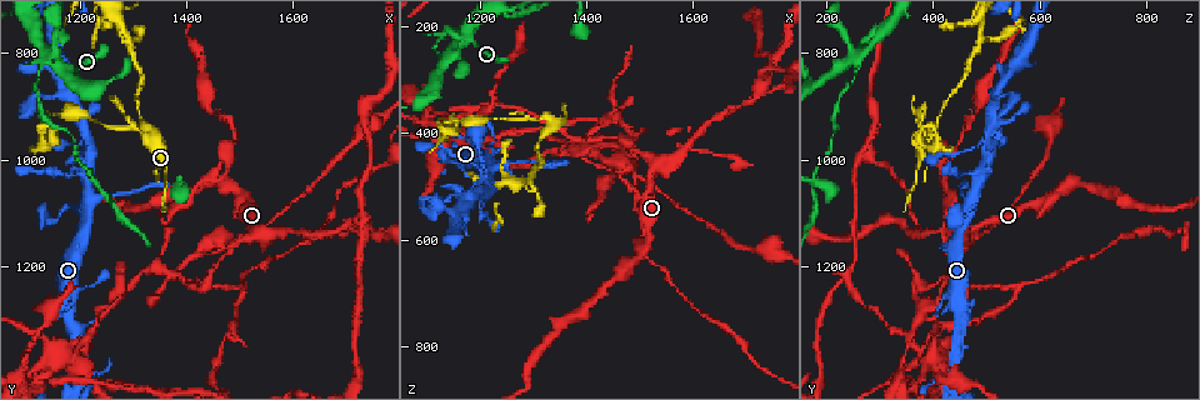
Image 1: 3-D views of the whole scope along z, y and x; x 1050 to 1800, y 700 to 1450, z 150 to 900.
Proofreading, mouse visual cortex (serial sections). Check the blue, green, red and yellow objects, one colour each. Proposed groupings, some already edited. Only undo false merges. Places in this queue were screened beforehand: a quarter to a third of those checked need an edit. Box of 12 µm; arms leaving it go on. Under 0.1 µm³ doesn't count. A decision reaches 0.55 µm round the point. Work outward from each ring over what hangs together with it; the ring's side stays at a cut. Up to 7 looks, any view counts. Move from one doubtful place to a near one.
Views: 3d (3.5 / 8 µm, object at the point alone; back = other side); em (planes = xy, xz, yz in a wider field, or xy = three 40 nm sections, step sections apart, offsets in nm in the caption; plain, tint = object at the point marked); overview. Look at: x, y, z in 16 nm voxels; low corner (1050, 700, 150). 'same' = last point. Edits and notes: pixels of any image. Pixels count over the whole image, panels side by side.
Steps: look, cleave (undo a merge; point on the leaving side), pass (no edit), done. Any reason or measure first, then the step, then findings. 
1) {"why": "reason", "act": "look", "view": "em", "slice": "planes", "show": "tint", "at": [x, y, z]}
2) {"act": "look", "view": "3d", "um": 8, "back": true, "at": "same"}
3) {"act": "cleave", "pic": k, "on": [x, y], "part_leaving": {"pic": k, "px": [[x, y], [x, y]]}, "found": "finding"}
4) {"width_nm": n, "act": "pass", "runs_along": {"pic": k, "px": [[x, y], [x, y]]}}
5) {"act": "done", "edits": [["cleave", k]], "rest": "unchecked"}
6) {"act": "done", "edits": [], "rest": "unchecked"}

{"why": "sudden change in width", "act": "look", "view": "3d", "um": 3.5, "at": [1305, 945, 375]}

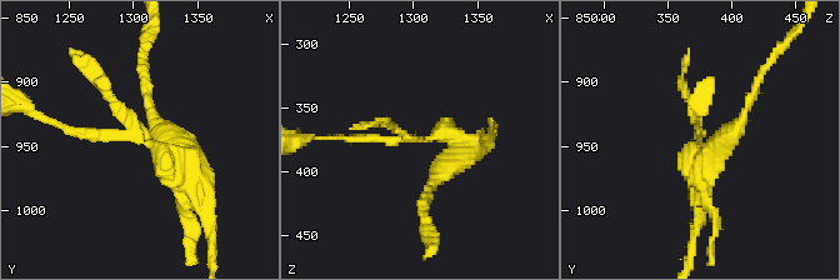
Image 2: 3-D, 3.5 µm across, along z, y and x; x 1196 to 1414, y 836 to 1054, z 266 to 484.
{"why": "shape alone is not enough", "act": "look", "view": "em", "slice": "xy", "step": 3, "show": "tint", "at": [1302, 948, 374]}

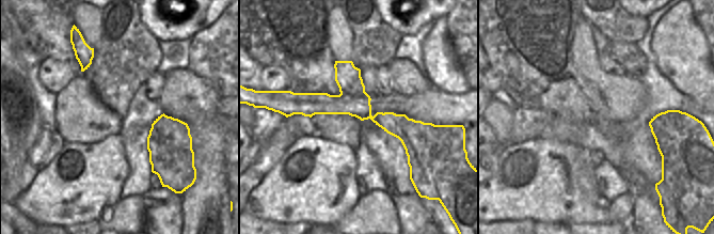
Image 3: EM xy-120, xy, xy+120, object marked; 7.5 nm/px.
{"width_nm": 240, "act": "cleave", "pic": 2, "on": [101, 136], "part_leaving": {"pic": 2, "px": [[141, 143], [80, 135], [34, 116]]}, "found": "two cells meet here"}

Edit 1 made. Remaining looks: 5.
{"act": "look", "view": "overview"}

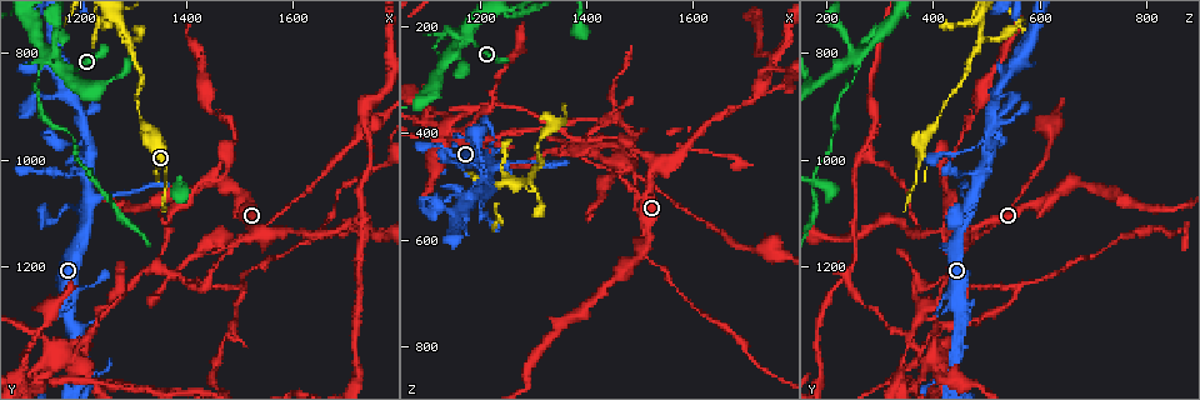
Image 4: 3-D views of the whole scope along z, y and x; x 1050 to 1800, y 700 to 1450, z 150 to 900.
{"act": "look", "view": "3d", "um": 3.5, "at": [1220, 1090, 465]}

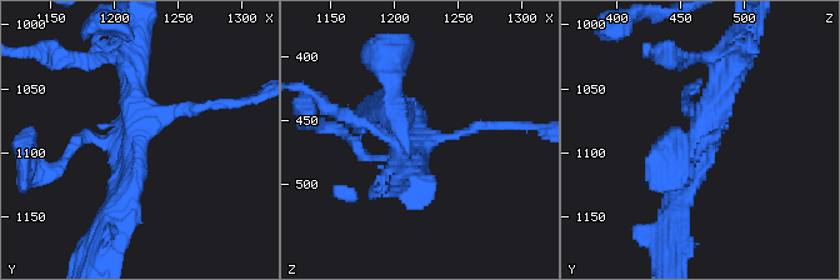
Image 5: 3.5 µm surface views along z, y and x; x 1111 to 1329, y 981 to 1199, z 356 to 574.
{"act": "pass", "runs_along": {"pic": 5, "px": [[675, 214], [679, 180], [730, 65]]}, "found": "one cell here"}

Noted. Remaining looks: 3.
{"why": "abrupt turn", "act": "look", "view": "3d", "um": 3.5, "at": [1460, 1155, 445]}

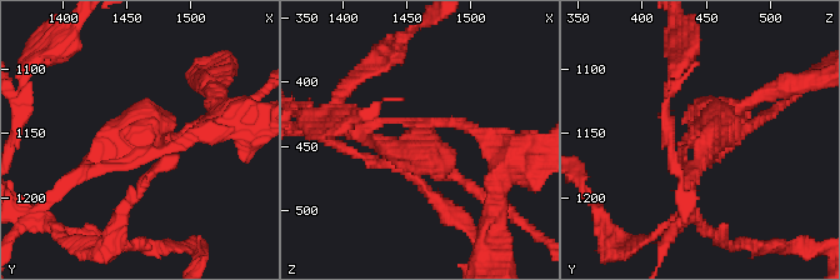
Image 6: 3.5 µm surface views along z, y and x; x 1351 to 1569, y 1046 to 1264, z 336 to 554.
{"arms": 3, "arm_widths_nm": [150, 200, 200], "why": "need the tissue", "act": "look", "view": "em", "slice": "xy", "step": 5, "show": "tint", "at": [1462, 1152, 444]}

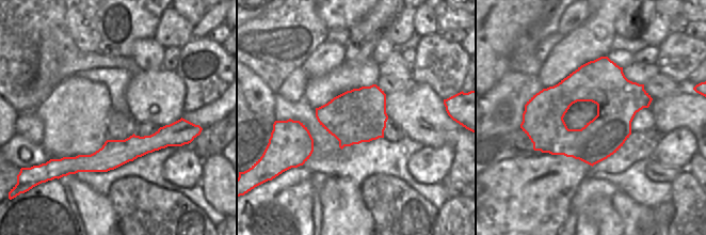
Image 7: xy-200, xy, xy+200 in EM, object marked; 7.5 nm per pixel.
{"width_nm": 400, "act": "cleave", "pic": 6, "on": [703, 229], "part_leaving": {"pic": 6, "px": [[150, 143], [108, 143], [54, 193]]}, "found": "two cells meet here"}

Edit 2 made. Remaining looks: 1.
{"act": "done", "edits": [["cleave", 2], ["cleave", 6]], "rest": "unchecked"}

